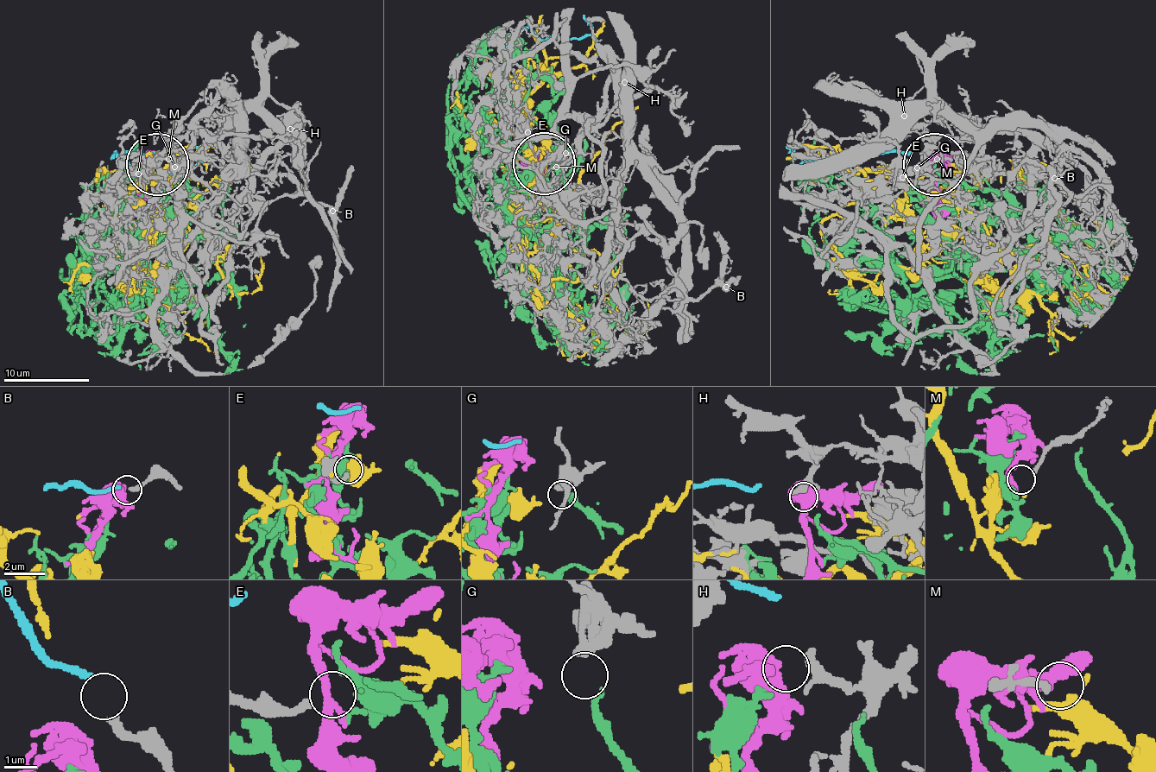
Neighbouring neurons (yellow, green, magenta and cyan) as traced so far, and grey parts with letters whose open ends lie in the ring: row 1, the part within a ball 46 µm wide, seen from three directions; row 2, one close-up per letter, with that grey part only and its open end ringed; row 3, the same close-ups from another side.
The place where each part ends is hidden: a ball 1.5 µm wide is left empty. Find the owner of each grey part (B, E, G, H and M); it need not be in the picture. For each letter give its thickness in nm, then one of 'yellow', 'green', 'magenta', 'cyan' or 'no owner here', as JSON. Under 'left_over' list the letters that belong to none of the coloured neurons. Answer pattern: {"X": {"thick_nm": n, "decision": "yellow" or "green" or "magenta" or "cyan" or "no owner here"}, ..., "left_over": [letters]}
{"B": {"thick_nm": 240, "decision": "cyan"}, "E": {"thick_nm": 200, "decision": "no owner here"}, "G": {"thick_nm": 460, "decision": "green"}, "H": {"thick_nm": 400, "decision": "magenta"}, "M": {"thick_nm": 190, "decision": "yellow"}, "left_over": ["E"]}

